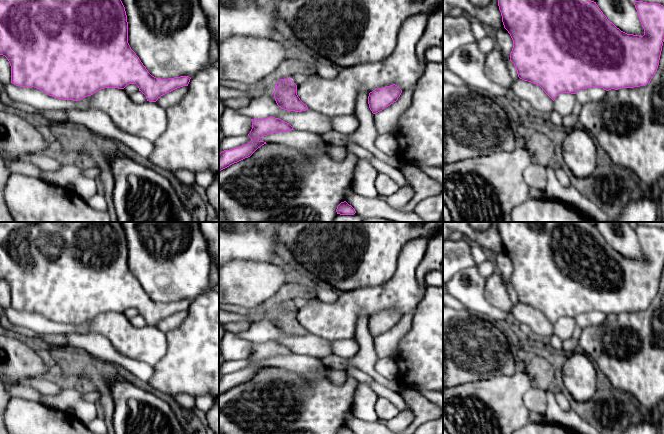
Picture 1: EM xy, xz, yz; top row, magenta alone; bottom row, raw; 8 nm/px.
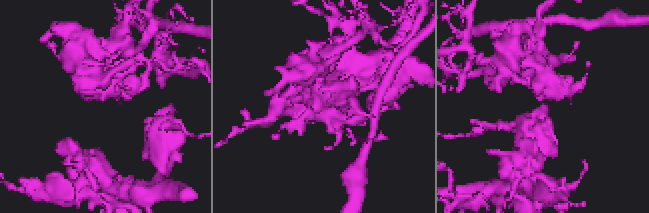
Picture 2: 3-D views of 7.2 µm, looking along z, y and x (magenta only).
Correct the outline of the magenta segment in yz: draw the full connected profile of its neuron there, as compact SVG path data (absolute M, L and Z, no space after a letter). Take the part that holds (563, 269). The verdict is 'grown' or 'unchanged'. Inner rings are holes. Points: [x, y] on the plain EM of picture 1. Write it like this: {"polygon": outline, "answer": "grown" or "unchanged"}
{"polygon": "M498 222L498 230L504 252L508 255L513 264L510 285L514 288L518 301L524 305L540 310L553 325L561 317L576 318L581 313L592 311L600 311L609 315L611 313L634 312L649 308L652 301L657 296L664 266L664 230L658 227L647 227L643 225L634 225L634 229L644 253L643 260L627 258L621 255L607 243L596 226L591 224L583 227L578 222Z", "answer": "unchanged"}

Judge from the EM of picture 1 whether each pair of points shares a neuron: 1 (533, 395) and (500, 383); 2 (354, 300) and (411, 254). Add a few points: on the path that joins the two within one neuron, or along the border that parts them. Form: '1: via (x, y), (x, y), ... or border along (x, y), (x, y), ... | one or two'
1: border along (532, 387), (523, 396), (523, 403), (529, 411) | two
2: via (371, 299), (380, 298), (405, 271) | one

